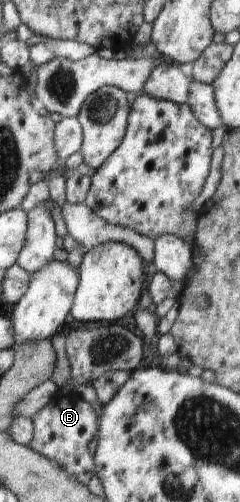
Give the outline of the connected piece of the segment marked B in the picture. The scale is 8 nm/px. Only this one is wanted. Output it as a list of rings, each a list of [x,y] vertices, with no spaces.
[[[59,389],[52,396],[51,402],[31,418],[34,431],[28,447],[55,461],[69,476],[86,485],[96,473],[95,461],[89,452],[89,442],[98,433],[97,415],[78,393],[65,394]]]

